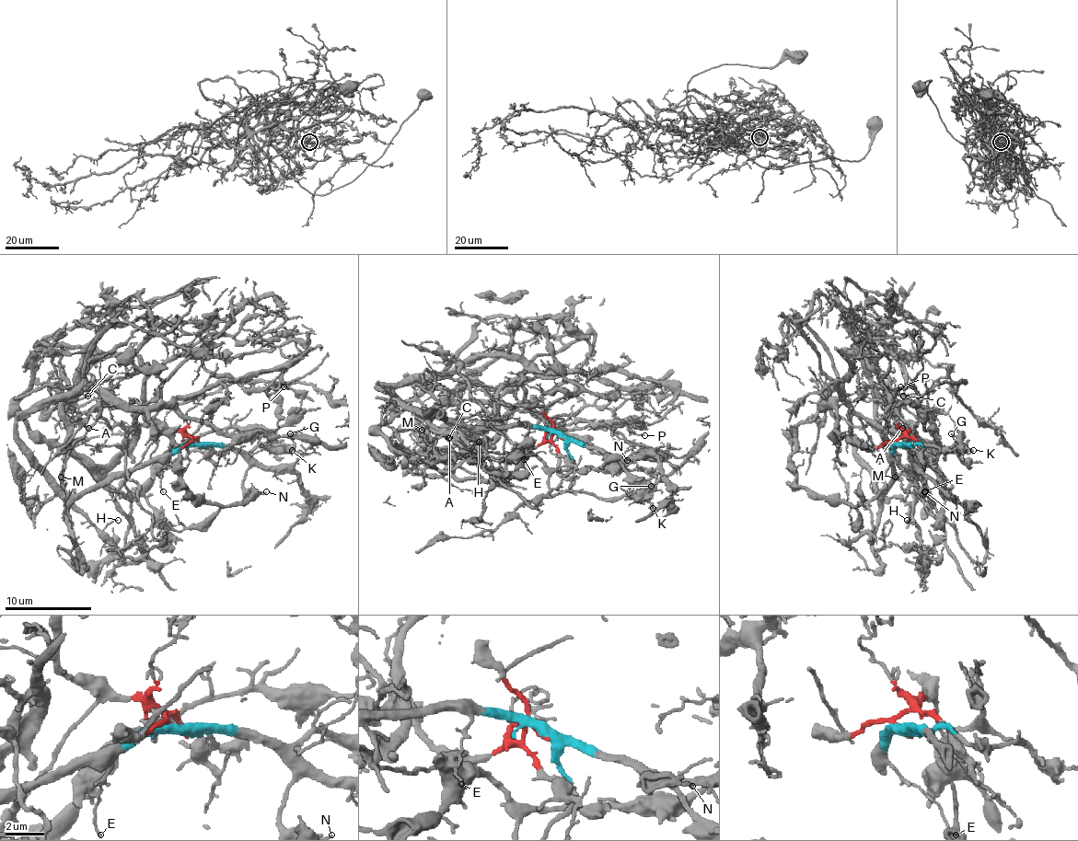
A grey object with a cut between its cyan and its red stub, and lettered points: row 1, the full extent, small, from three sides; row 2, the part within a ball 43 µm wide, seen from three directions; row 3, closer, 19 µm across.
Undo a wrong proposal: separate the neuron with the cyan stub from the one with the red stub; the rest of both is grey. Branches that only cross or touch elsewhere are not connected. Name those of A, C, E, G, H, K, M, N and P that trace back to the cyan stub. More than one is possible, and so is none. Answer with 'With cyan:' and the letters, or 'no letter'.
With cyan: E, G, K, N

